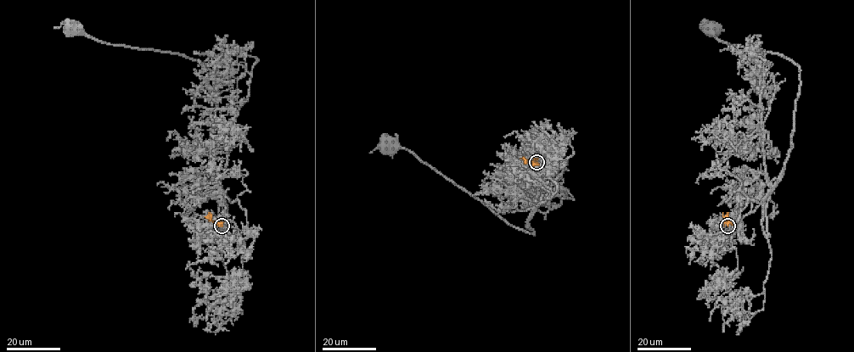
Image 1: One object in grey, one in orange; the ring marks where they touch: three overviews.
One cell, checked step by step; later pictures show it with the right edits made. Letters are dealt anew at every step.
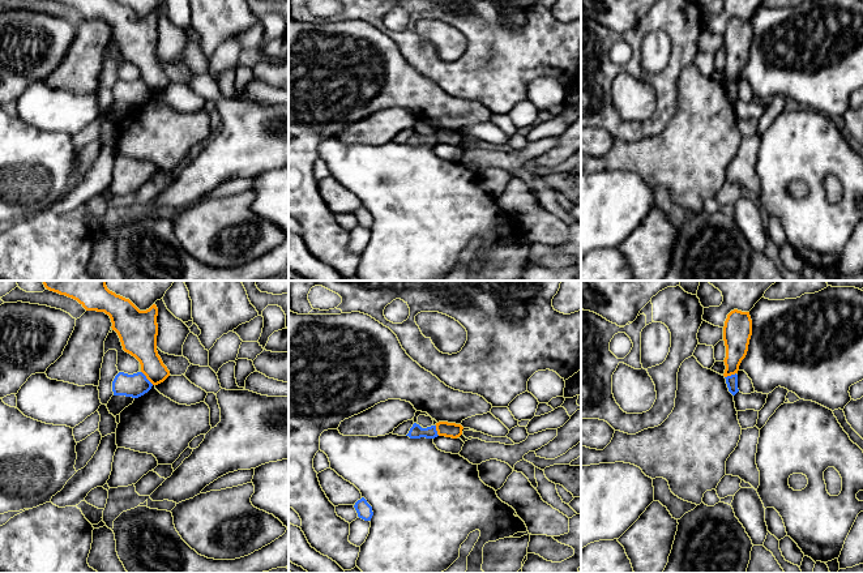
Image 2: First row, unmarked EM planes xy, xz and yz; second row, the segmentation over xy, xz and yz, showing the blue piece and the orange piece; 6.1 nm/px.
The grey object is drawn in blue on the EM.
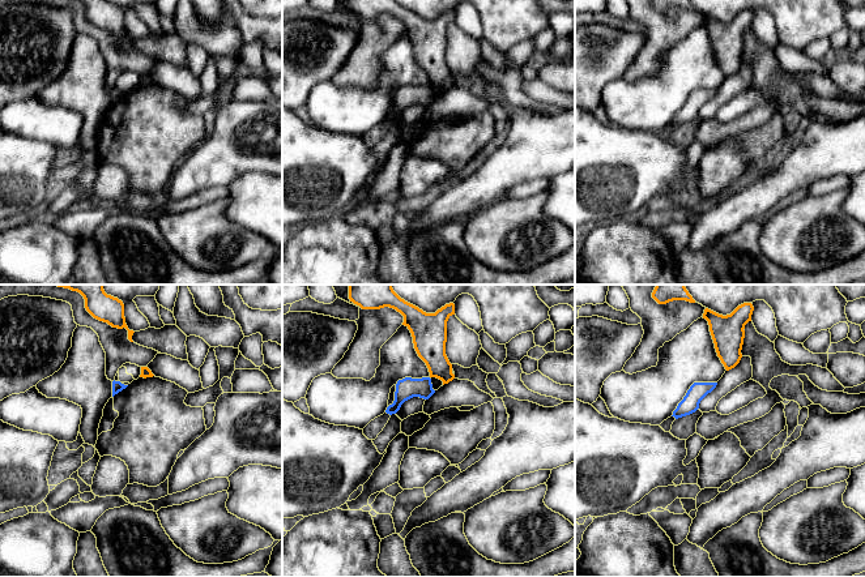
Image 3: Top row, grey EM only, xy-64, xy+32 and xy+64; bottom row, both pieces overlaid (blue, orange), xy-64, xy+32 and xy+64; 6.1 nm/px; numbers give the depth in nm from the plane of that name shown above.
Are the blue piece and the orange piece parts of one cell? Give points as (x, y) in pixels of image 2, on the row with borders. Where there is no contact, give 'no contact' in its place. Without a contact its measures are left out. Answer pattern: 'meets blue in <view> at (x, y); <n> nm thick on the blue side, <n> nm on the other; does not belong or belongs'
meets blue in xy at (145, 377); 150 nm thick on the blue side, 220 nm on the other; does not belong

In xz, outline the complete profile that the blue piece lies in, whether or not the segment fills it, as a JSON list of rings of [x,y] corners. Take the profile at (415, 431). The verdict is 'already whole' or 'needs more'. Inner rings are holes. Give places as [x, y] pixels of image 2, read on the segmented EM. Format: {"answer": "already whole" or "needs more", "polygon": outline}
{"answer": "already whole", "polygon": [[[414,423],[406,436],[409,436],[410,439],[420,439],[420,437],[435,439],[439,435],[436,431],[436,426],[422,428],[419,424]]]}

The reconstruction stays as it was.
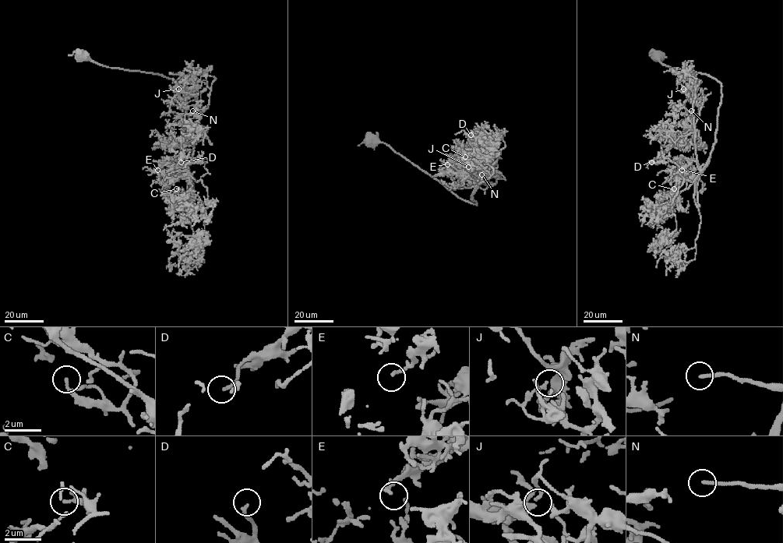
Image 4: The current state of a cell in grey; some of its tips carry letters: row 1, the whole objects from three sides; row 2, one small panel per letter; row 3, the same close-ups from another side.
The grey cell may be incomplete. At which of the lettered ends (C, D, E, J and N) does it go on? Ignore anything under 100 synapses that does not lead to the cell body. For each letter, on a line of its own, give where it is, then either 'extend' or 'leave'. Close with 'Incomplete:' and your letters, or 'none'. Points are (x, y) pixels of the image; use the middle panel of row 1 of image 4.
C: (465, 156) | leave
D: (470, 135) | leave
E: (447, 164) | leave
J: (468, 167) | leave
N: (481, 174) | extend
Incomplete: N

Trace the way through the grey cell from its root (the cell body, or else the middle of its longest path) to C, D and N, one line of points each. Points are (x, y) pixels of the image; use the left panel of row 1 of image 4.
C: (82, 54), (186, 86), (182, 152), (194, 191), (176, 188)
D: (82, 54), (186, 86), (184, 160), (197, 181), (207, 172), (198, 158), (184, 155), (181, 162)
N: (82, 54), (107, 67), (158, 73), (186, 86), (182, 152), (188, 170), (198, 122), (203, 111), (192, 111)

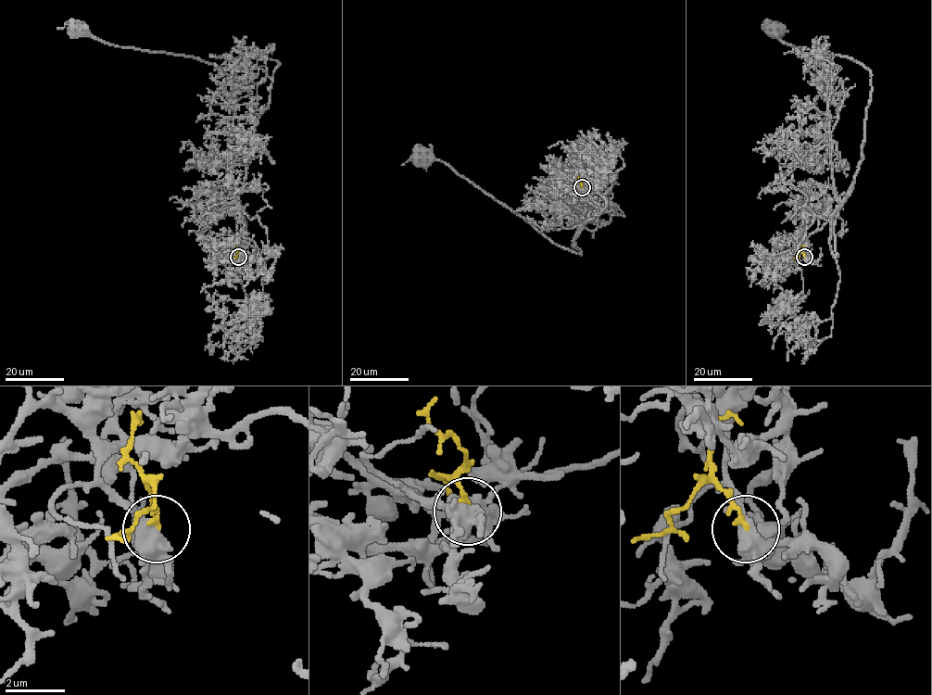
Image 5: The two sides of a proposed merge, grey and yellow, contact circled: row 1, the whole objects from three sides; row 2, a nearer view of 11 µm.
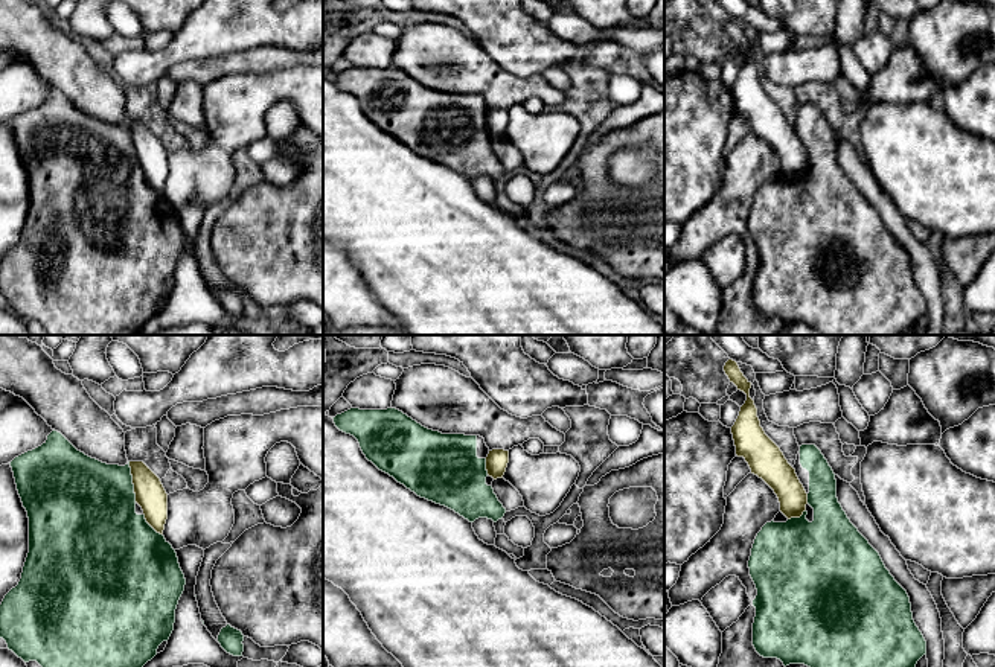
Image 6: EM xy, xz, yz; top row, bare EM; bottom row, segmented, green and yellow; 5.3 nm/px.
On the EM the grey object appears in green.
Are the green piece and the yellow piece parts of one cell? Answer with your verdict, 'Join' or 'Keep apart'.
Keep apart

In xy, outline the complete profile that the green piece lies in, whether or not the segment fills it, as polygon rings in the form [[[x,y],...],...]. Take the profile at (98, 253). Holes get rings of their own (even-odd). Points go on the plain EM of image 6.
[[[52,90],[47,99],[11,122],[18,154],[29,177],[29,212],[21,238],[0,263],[0,297],[24,321],[37,320],[47,335],[139,335],[143,324],[157,314],[157,308],[168,300],[175,282],[175,268],[184,250],[186,238],[172,204],[136,172],[136,152],[130,120],[125,125],[107,123],[78,110],[61,91]]]

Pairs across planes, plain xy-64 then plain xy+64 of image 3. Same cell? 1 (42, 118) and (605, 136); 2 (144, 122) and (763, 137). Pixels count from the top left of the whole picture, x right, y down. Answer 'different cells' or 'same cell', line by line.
1: different cells
2: same cell

